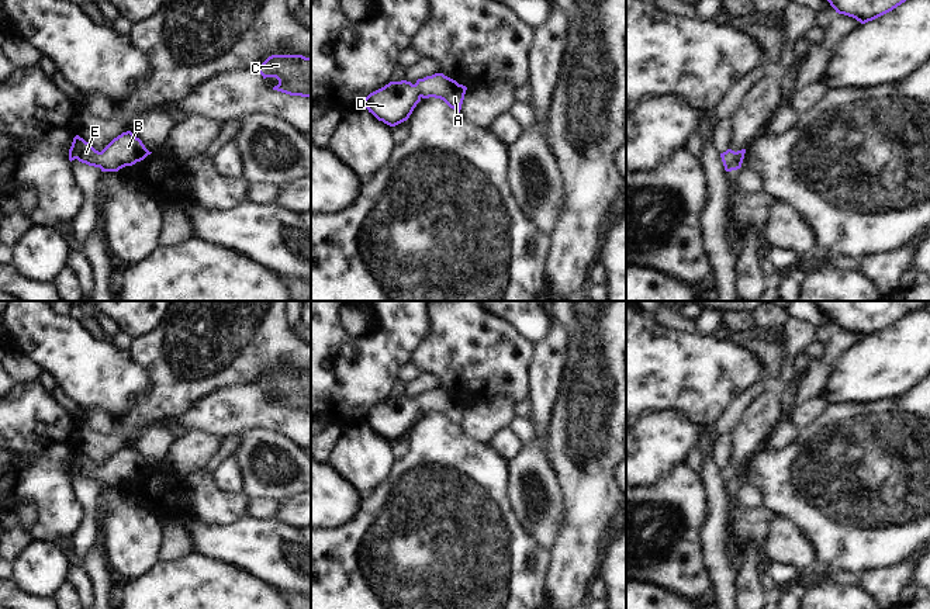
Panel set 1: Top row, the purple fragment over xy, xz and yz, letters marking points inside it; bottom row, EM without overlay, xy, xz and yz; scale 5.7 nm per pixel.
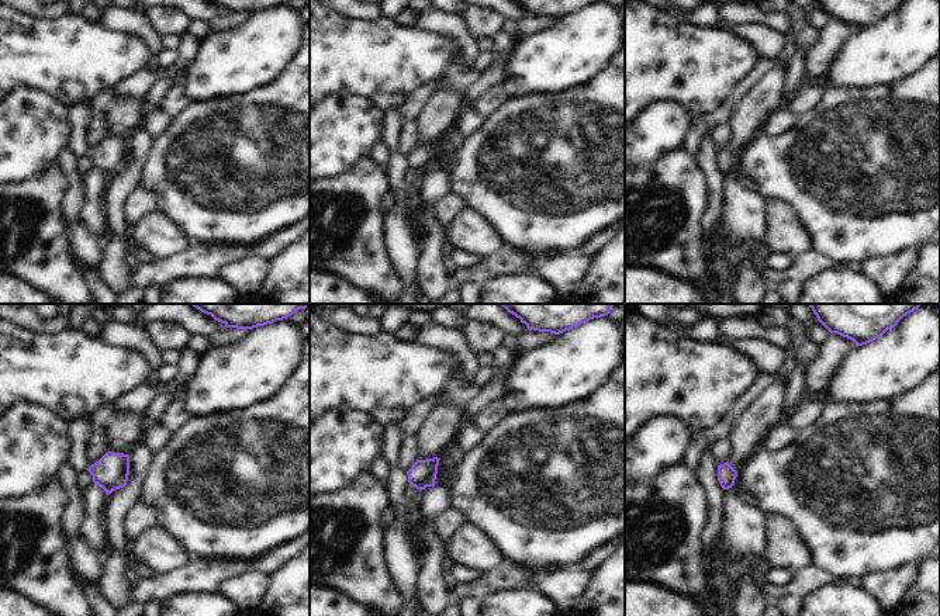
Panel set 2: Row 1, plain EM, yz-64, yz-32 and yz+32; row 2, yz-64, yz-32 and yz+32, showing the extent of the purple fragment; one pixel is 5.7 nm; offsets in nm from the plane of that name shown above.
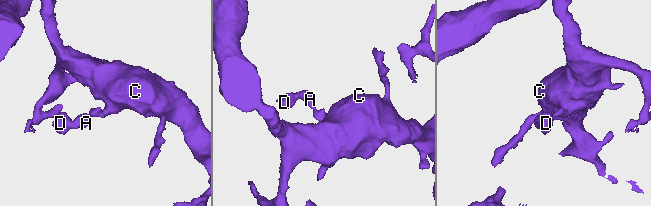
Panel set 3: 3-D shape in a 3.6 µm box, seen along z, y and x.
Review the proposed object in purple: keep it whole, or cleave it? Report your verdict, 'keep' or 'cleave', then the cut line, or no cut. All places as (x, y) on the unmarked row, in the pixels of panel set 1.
keep; cut none

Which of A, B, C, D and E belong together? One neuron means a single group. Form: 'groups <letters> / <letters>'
groups A B C D E

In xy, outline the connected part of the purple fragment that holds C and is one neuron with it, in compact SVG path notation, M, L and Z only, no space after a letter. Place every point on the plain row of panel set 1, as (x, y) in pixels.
M272 370L255 383L263 394L276 392L279 399L273 405L311 412L311 373L302 370Z

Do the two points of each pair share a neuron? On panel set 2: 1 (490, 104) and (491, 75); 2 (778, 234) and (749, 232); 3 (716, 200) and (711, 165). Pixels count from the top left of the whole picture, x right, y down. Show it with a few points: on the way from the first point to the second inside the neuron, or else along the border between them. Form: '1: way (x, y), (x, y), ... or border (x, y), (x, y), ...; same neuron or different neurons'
1: border (503, 83), (490, 86), (473, 104); different neurons
2: border (766, 200), (767, 242); different neurons
3: way (716, 191), (714, 173); same neuron

